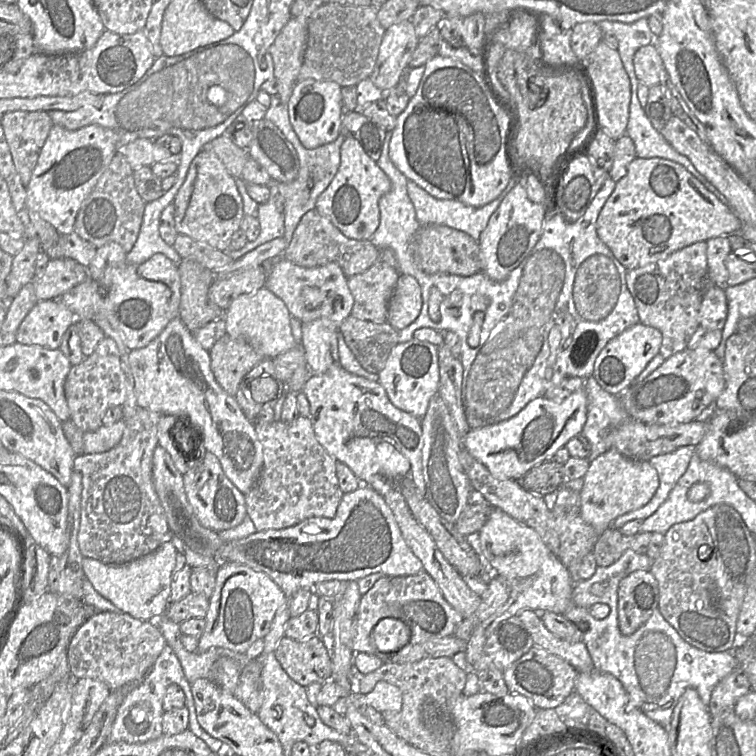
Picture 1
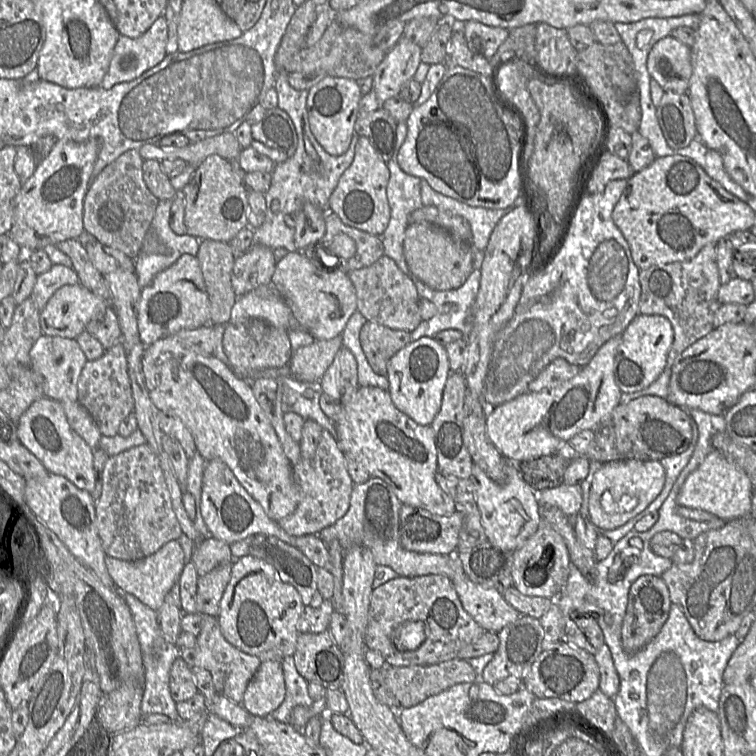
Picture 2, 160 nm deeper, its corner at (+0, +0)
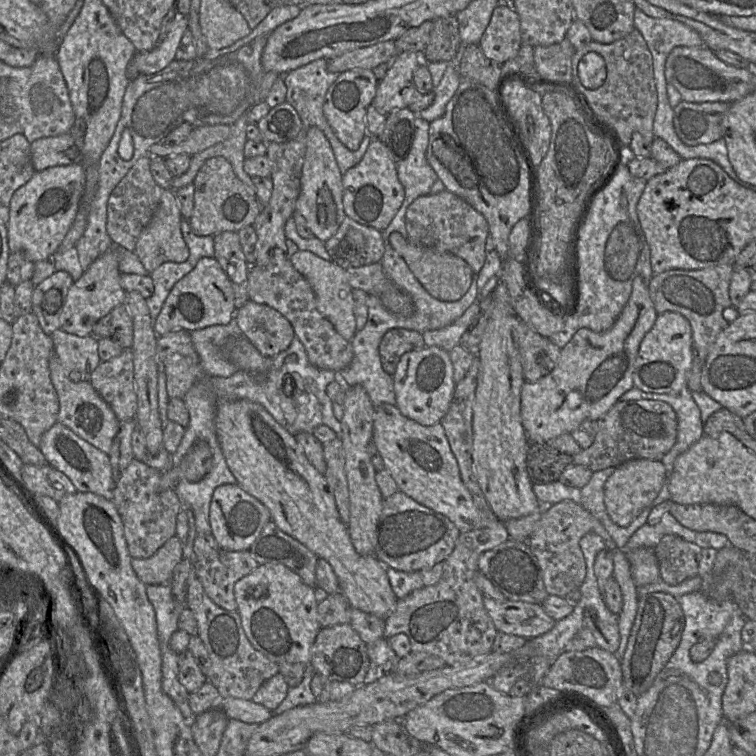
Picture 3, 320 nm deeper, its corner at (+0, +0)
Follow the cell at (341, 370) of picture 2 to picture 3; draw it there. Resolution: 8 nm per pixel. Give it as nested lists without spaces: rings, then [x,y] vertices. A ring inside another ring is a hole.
[[[355,385],[346,389],[343,408],[344,415],[340,421],[340,440],[345,458],[345,473],[350,501],[349,535],[355,550],[360,555],[375,556],[377,526],[382,514],[384,498],[375,480],[377,471],[370,455],[374,406],[364,388],[360,385]]]

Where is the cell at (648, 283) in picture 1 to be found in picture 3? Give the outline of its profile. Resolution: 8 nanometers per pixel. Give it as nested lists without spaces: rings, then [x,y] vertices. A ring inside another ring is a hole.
[[[733,265],[697,270],[672,269],[653,275],[648,282],[649,294],[658,314],[678,312],[690,323],[693,363],[687,373],[687,387],[691,391],[701,391],[701,369],[705,358],[717,336],[733,319],[734,307],[729,297],[733,270]]]

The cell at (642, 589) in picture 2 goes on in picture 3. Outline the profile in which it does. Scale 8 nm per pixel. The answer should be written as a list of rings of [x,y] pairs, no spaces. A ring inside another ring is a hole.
[[[666,592],[639,596],[635,620],[623,658],[620,660],[624,686],[637,697],[646,692],[678,647],[684,615],[677,598]]]

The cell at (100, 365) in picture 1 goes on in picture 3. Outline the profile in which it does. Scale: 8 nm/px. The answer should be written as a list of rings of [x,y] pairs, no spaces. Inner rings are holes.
[[[124,349],[119,356],[101,362],[89,382],[111,407],[121,424],[135,419],[138,405],[131,349]]]

